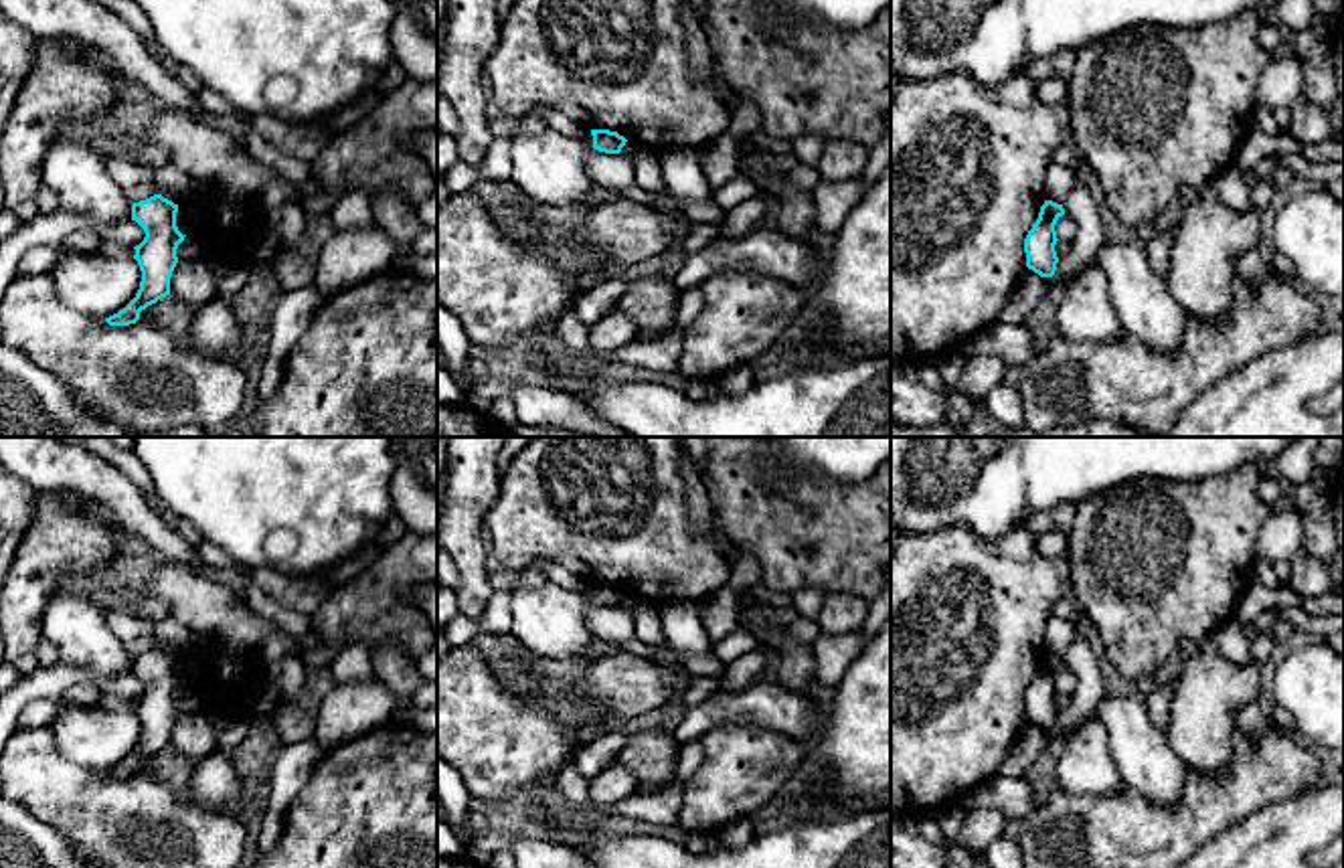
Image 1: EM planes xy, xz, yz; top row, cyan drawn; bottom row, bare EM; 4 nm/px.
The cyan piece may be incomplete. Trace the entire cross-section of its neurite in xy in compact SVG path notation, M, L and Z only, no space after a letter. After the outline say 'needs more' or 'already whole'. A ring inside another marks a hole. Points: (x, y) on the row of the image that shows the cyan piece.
M162 194L132 204L132 221L146 233L144 241L134 247L142 281L136 297L123 310L105 318L109 326L136 324L142 310L170 295L170 277L178 263L176 249L186 237L176 227L176 212L178 204Z | already whole

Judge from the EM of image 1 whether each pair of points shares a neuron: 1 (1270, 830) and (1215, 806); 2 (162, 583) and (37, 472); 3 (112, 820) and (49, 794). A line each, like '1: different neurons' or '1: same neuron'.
1: different neurons
2: different neurons
3: same neuron

